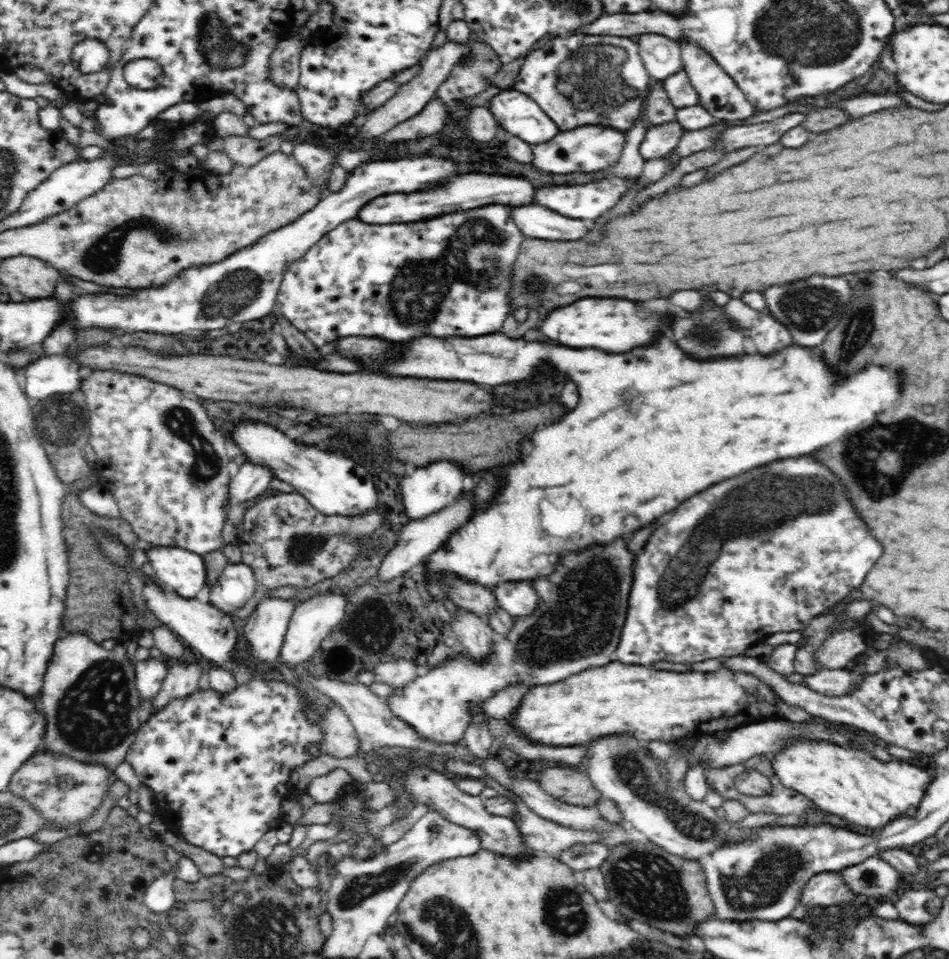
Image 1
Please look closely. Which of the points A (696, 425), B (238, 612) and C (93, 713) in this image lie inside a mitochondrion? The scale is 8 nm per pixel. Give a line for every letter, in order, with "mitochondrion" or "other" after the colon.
A: other
B: other
C: mitochondrion

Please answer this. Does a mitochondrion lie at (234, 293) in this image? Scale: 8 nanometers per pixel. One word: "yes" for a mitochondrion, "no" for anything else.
yes

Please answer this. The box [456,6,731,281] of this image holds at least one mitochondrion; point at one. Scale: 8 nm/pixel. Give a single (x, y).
(596, 78)

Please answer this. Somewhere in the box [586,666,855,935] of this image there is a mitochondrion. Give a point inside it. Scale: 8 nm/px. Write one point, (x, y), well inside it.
(649, 882)

